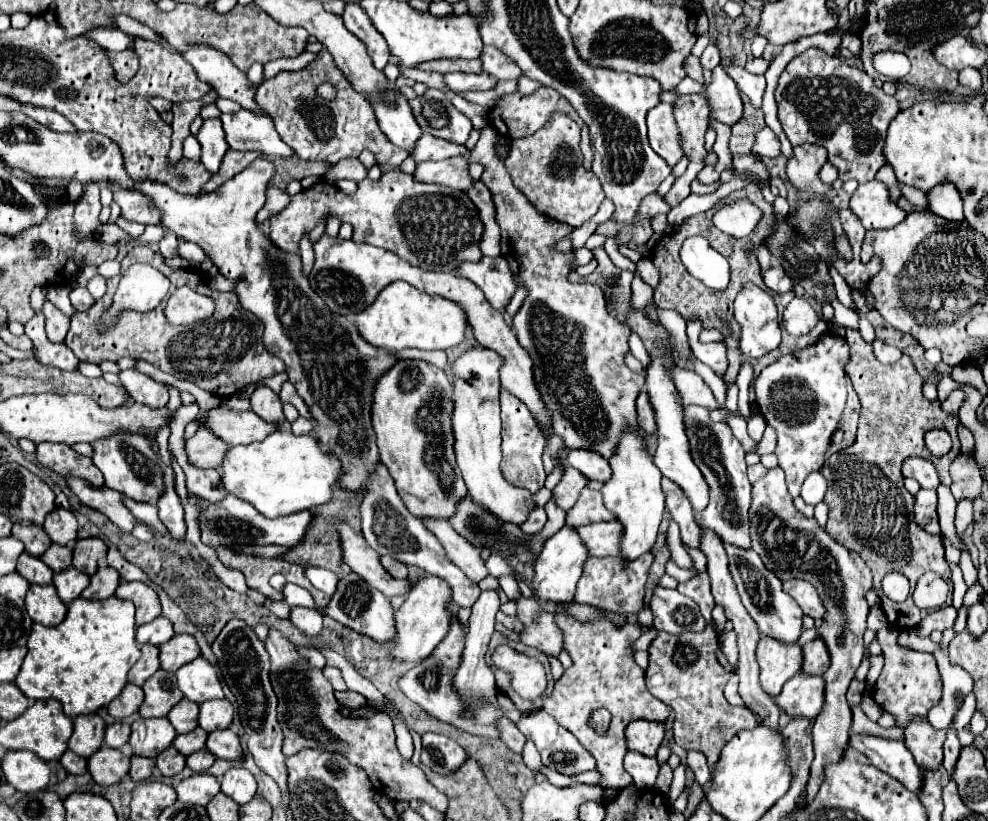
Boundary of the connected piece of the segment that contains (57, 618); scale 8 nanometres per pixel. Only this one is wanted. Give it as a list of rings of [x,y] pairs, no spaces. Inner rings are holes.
[[[32,585],[26,595],[26,609],[34,623],[54,627],[64,621],[66,605],[60,601],[54,585]]]

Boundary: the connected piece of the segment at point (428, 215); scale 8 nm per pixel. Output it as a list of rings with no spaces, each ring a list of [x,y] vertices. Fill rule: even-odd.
[[[390,171],[384,173],[376,183],[370,179],[364,179],[358,183],[358,191],[352,195],[344,195],[338,187],[330,185],[328,181],[318,181],[306,191],[300,191],[292,197],[290,205],[282,209],[278,215],[270,219],[270,239],[276,243],[278,249],[284,249],[288,253],[298,253],[298,243],[304,235],[304,231],[310,231],[320,219],[338,217],[340,221],[348,221],[354,227],[354,241],[356,243],[370,243],[382,249],[388,249],[396,253],[400,259],[424,269],[424,271],[446,271],[452,273],[460,261],[478,261],[482,257],[482,251],[478,249],[478,241],[482,237],[482,223],[478,219],[478,211],[468,199],[464,191],[448,191],[444,185],[428,185],[412,181],[412,175],[406,175],[402,171]]]

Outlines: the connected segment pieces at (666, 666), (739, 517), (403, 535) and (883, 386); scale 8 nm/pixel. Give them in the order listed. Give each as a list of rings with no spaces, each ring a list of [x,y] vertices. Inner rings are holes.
[[[700,573],[692,581],[678,585],[678,591],[692,597],[702,617],[706,619],[706,629],[702,633],[682,633],[666,635],[664,631],[650,645],[650,665],[646,671],[648,691],[664,701],[674,711],[674,739],[680,747],[698,749],[708,757],[708,765],[714,771],[722,747],[742,729],[754,729],[756,717],[746,707],[732,707],[724,699],[724,685],[728,683],[734,667],[728,663],[720,651],[718,637],[712,629],[710,611],[714,609],[714,597],[710,593],[708,573]]]
[[[690,405],[684,407],[684,425],[686,433],[690,437],[690,451],[692,459],[702,471],[708,487],[710,487],[710,503],[704,511],[700,511],[698,523],[704,527],[716,529],[716,533],[722,537],[724,543],[730,543],[740,549],[750,549],[750,481],[746,477],[746,453],[740,441],[732,435],[730,427],[726,423],[712,423],[708,417],[708,409]]]
[[[380,463],[372,477],[368,479],[366,485],[366,497],[360,505],[360,513],[362,513],[362,535],[366,537],[366,543],[378,553],[378,555],[390,555],[396,557],[398,561],[406,563],[406,565],[416,565],[420,569],[424,569],[430,575],[436,575],[440,579],[444,579],[450,589],[452,589],[452,597],[454,603],[458,607],[472,607],[474,601],[478,599],[478,585],[472,583],[448,557],[444,547],[440,545],[440,541],[436,539],[434,533],[430,533],[424,523],[416,517],[412,517],[408,513],[408,509],[404,507],[400,495],[396,493],[394,481],[388,475],[388,469],[384,469],[384,465]]]
[[[847,328],[845,339],[852,353],[845,371],[860,397],[862,411],[854,445],[832,453],[820,469],[820,473],[828,481],[824,495],[824,503],[828,505],[826,533],[830,533],[834,541],[846,545],[846,549],[856,551],[864,559],[874,575],[874,591],[880,597],[880,607],[886,615],[888,625],[896,631],[904,631],[918,627],[926,617],[926,609],[914,607],[912,593],[904,603],[892,603],[888,601],[888,597],[882,597],[882,577],[892,571],[908,569],[908,565],[914,565],[912,571],[922,569],[922,563],[926,563],[928,559],[938,559],[928,561],[928,571],[936,573],[936,569],[940,569],[940,575],[946,573],[946,577],[950,577],[950,567],[942,567],[942,561],[946,561],[942,535],[930,535],[914,521],[914,501],[896,501],[896,477],[904,463],[904,455],[918,455],[928,457],[928,461],[932,461],[937,470],[940,482],[950,486],[950,463],[960,453],[960,441],[956,435],[960,421],[956,415],[942,411],[938,399],[930,401],[922,395],[922,377],[916,373],[908,355],[902,355],[898,363],[884,365],[874,357],[870,343],[866,343],[856,329]],[[936,427],[946,429],[952,437],[952,449],[944,457],[930,455],[924,445],[924,433]],[[914,543],[916,561],[912,561]]]

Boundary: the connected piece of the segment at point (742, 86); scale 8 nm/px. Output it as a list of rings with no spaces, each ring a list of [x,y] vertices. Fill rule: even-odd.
[[[726,59],[722,61],[724,69],[728,71],[728,75],[736,81],[738,89],[750,99],[752,107],[760,109],[762,107],[762,97],[764,97],[764,89],[766,89],[766,79],[764,75],[752,75],[748,71],[744,71],[744,67],[738,67],[738,65],[732,65],[728,63]]]

